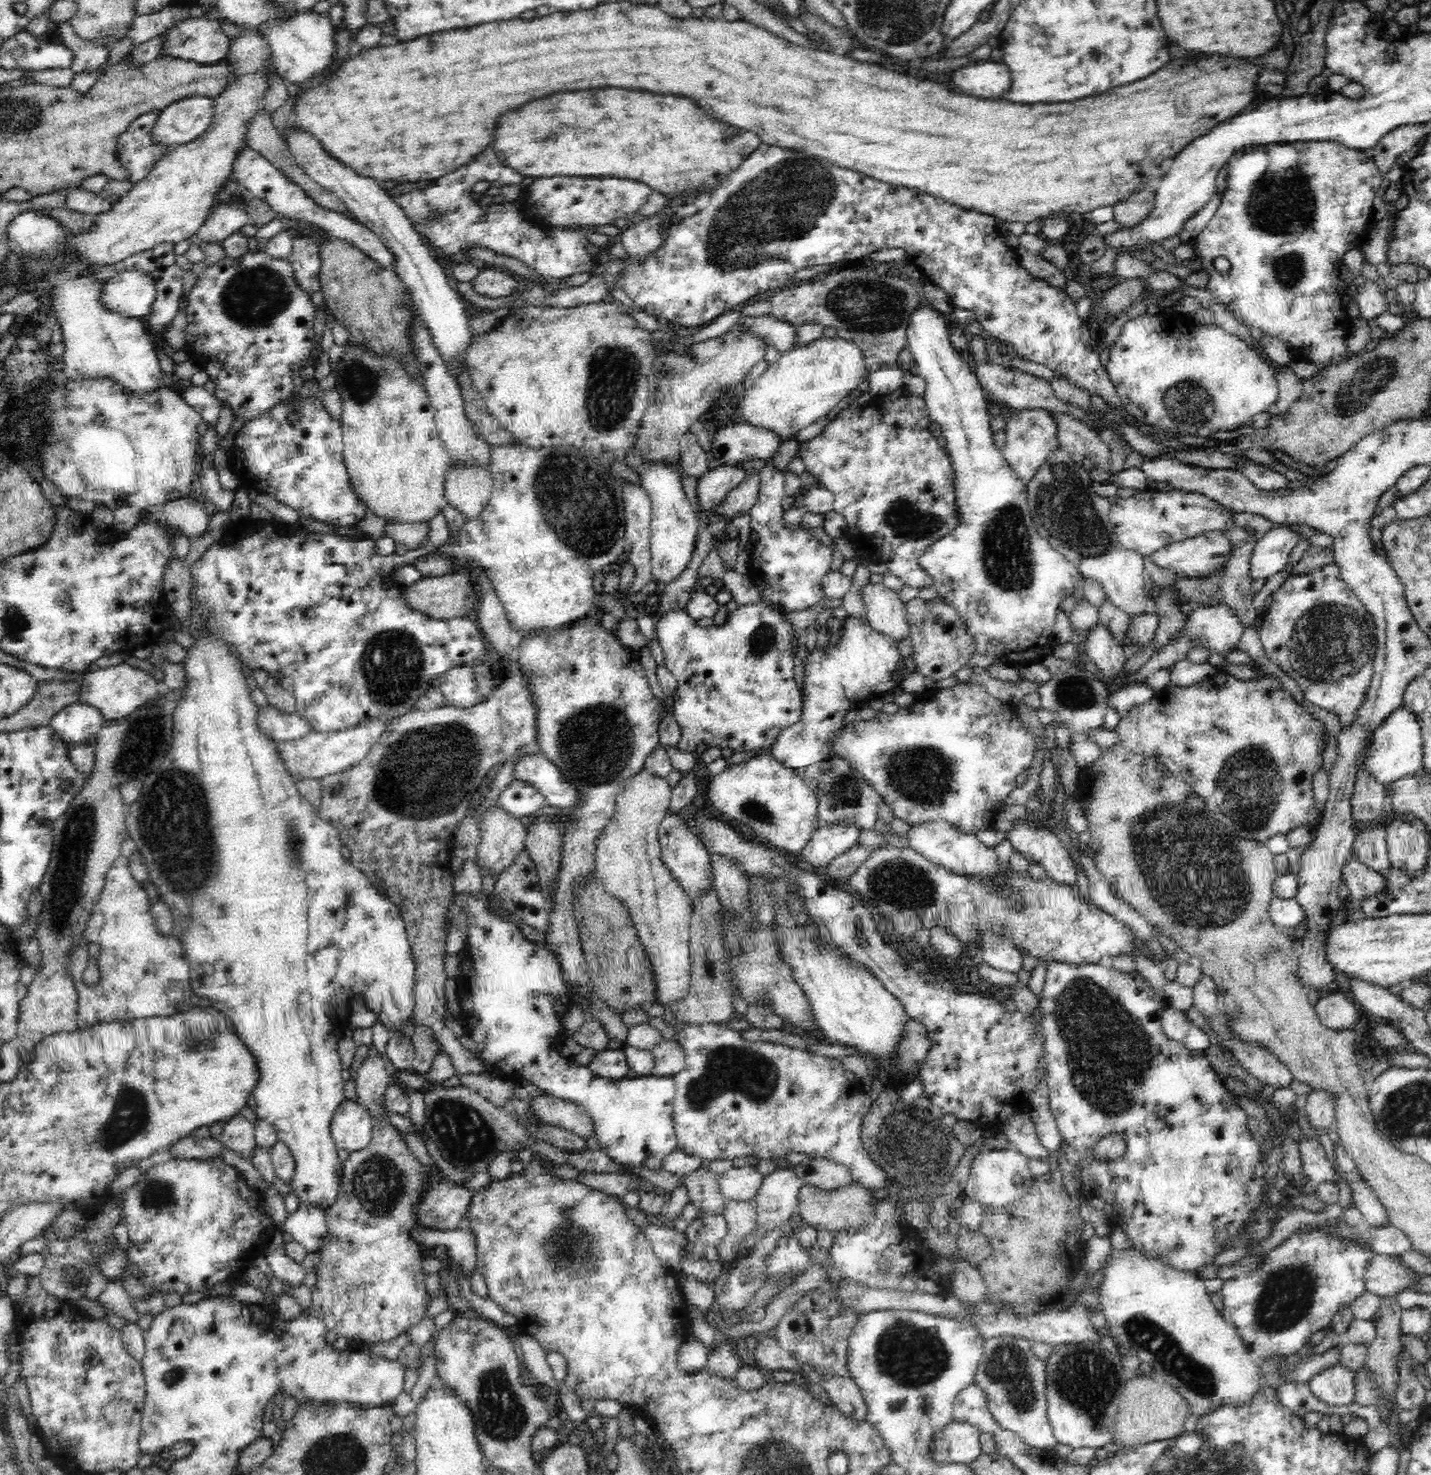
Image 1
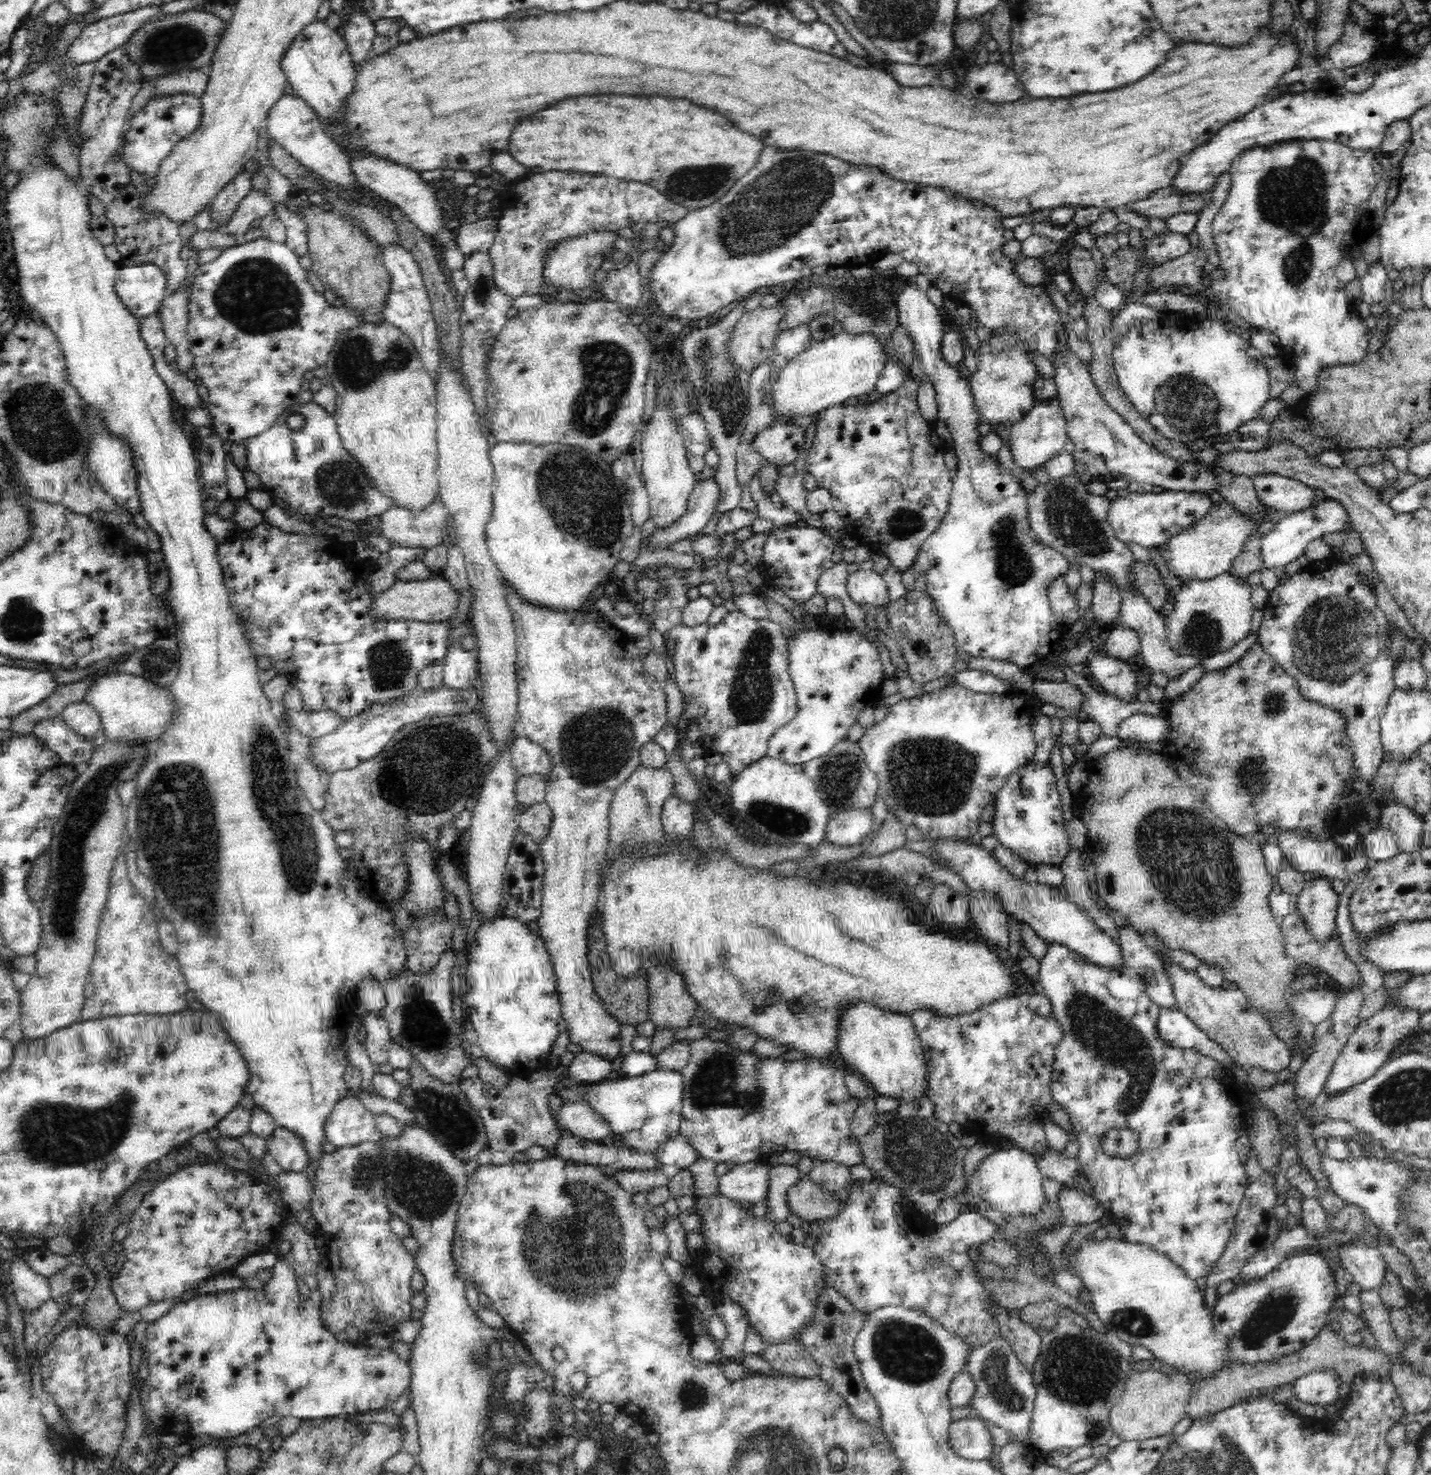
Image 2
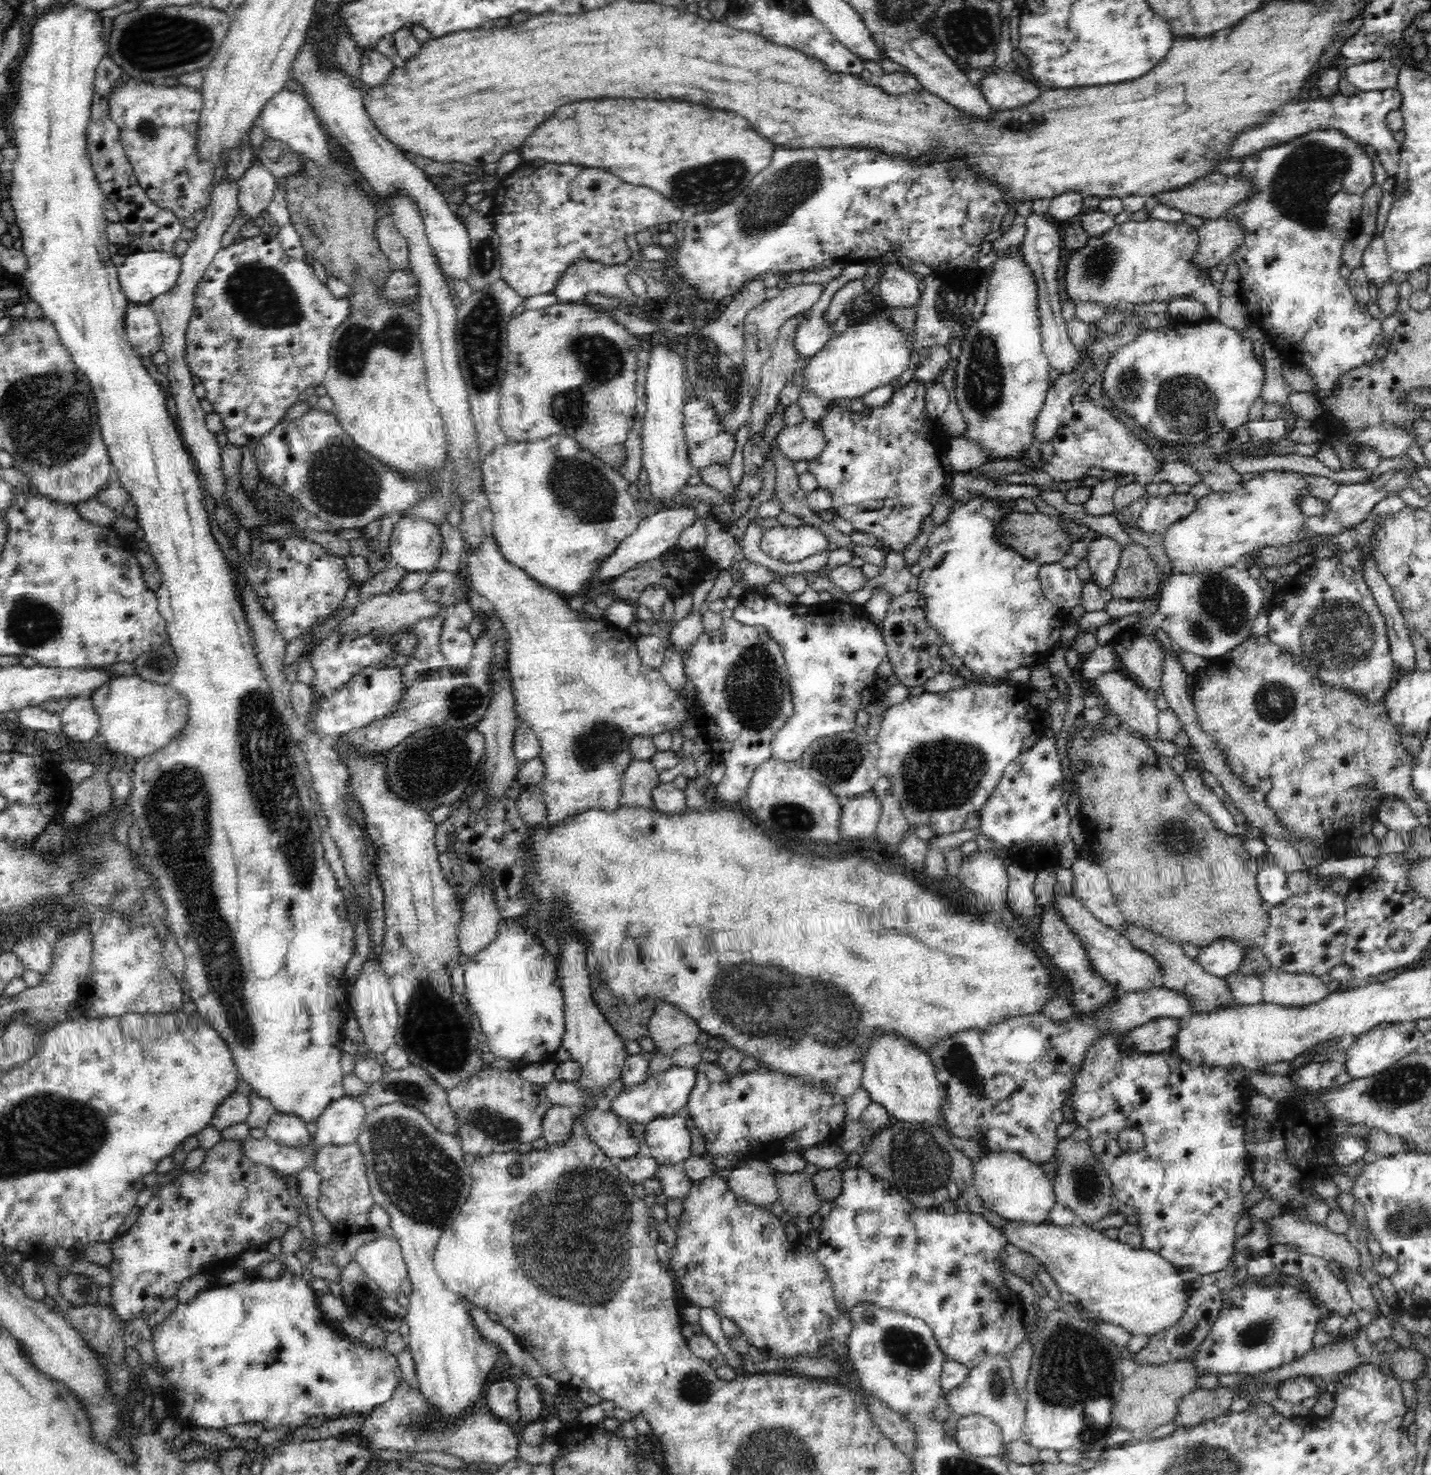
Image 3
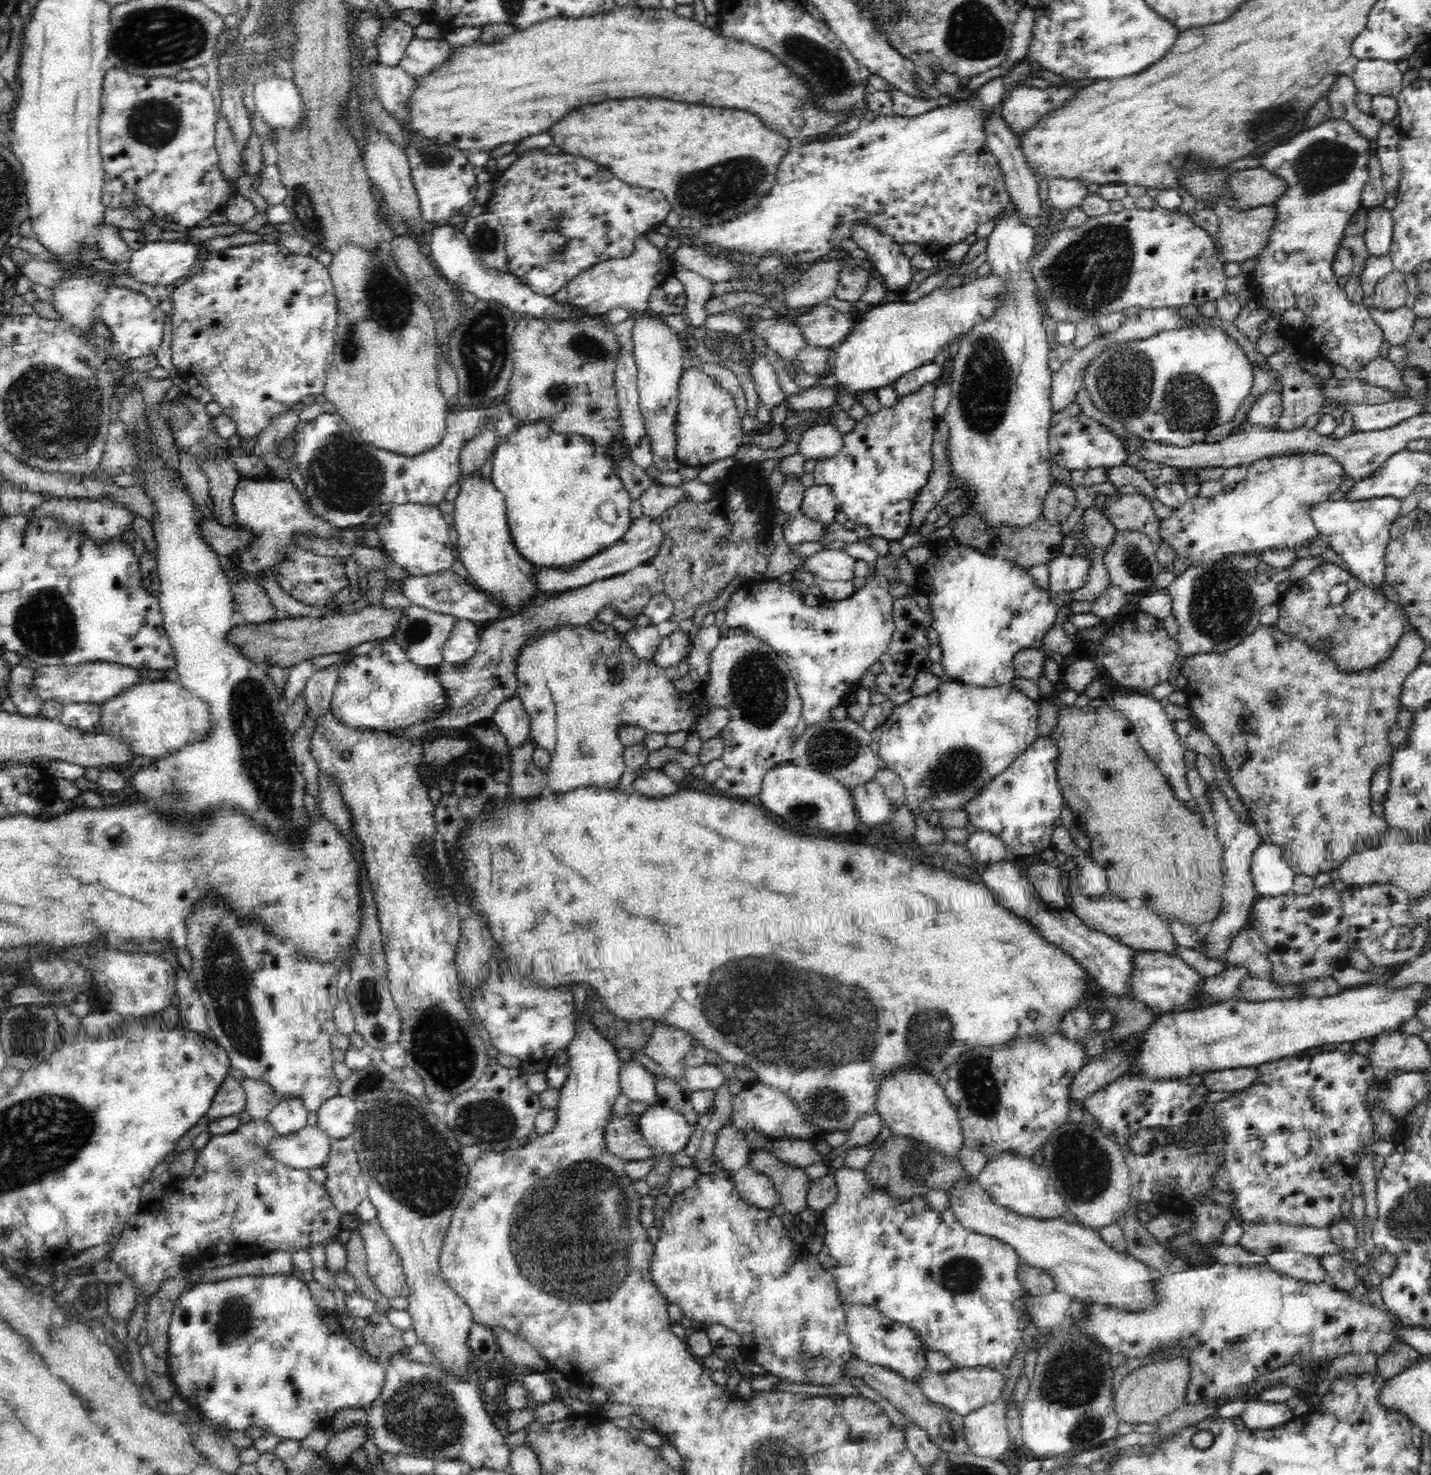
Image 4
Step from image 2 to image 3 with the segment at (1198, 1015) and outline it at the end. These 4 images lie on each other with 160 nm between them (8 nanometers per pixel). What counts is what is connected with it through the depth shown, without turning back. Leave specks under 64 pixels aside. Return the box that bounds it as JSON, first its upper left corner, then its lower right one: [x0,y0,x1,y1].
[1123,923,1238,1013]

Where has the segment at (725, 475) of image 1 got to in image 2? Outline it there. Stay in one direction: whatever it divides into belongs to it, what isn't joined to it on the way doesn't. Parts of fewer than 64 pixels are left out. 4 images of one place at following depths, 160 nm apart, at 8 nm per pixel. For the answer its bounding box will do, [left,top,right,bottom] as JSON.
[646,478,719,551]

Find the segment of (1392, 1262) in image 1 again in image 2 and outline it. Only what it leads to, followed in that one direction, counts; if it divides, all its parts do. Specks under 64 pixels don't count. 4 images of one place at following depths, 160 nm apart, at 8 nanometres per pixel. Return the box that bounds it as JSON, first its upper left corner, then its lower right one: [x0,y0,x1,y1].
[1334,1244,1389,1290]

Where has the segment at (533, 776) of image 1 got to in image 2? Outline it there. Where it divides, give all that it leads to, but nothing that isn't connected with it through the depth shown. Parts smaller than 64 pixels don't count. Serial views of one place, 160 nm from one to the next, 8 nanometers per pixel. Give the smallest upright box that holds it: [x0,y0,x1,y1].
[511,738,552,780]

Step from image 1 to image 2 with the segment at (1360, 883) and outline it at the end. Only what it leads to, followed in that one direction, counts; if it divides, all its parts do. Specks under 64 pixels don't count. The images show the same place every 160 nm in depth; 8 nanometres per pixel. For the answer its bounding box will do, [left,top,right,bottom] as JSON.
[1269,829,1369,884]

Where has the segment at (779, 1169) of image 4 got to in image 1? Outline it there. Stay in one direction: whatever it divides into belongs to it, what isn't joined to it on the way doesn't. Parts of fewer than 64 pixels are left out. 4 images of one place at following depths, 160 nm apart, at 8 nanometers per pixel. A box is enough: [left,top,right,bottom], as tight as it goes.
[797,1180,877,1232]

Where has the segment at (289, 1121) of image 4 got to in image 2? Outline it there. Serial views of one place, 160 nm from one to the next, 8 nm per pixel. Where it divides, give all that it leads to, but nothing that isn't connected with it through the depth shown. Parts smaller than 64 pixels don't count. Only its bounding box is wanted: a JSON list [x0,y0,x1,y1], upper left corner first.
[267,1126,307,1171]

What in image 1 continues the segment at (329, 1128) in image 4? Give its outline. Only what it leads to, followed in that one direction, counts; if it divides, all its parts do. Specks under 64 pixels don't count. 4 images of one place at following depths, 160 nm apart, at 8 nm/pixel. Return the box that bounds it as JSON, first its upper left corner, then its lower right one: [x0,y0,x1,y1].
[330,1092,371,1151]

